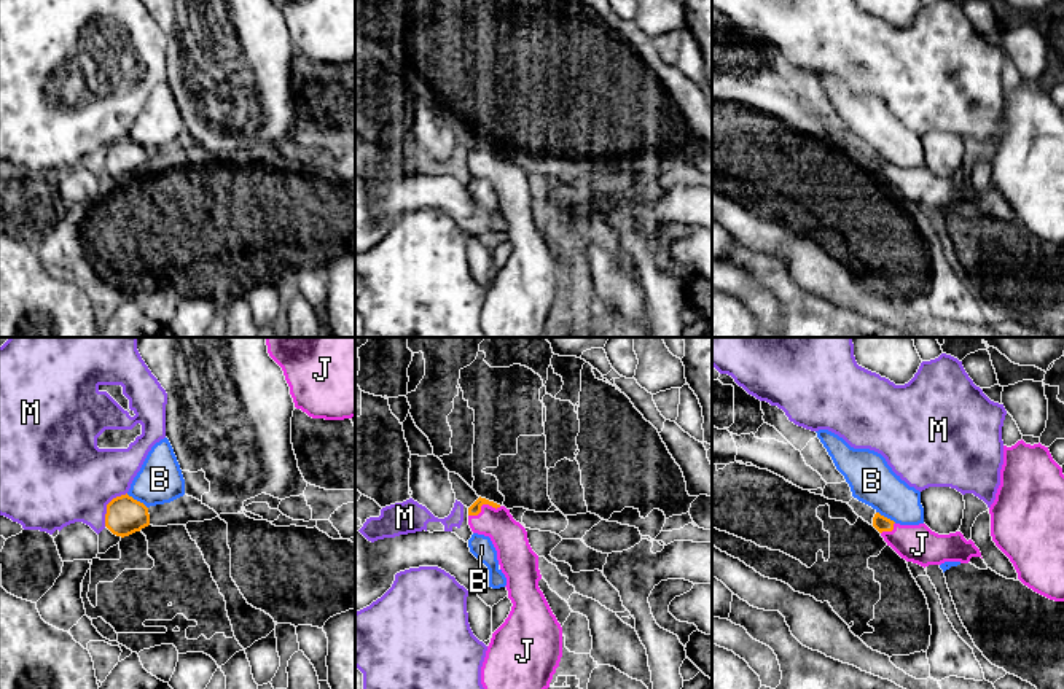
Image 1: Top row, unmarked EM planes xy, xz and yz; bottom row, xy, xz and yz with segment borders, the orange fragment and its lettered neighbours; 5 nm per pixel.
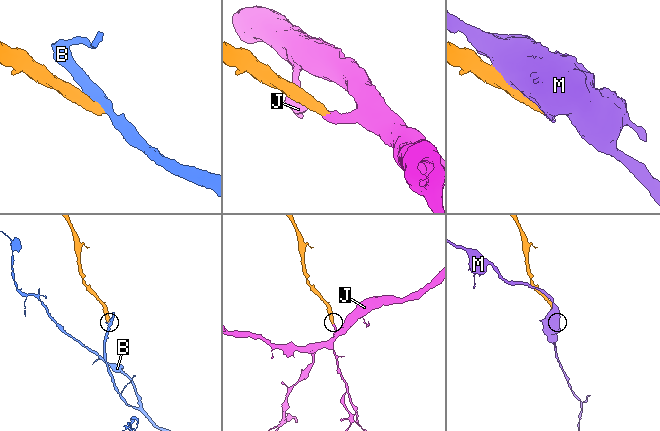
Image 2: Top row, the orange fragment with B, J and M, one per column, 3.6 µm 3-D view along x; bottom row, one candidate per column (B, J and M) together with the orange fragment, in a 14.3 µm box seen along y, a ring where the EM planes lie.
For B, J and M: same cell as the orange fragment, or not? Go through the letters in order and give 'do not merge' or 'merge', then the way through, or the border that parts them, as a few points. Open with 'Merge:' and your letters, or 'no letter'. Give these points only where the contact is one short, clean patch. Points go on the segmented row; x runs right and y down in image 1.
Merge: J
B: do not merge; border along xy (126, 494), (147, 508)
J: merge; runs through xz (475, 508), (483, 503), (508, 537)
M: do not merge

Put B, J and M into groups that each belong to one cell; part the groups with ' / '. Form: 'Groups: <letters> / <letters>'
Groups: B / J / M

